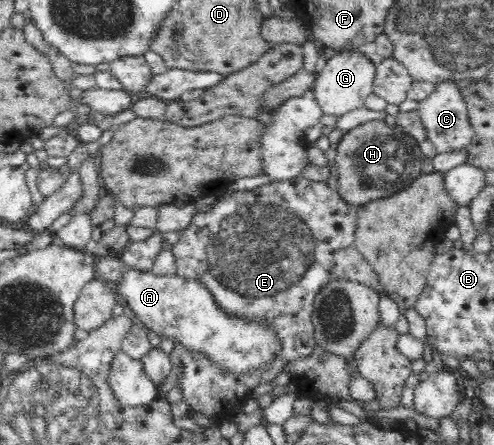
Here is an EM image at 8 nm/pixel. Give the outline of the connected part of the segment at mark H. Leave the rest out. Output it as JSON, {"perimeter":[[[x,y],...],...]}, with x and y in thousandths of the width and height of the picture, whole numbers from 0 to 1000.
{"perimeter":[[[775,267],[745,272],[698,297],[680,337],[680,373],[686,387],[686,413],[680,429],[711,463],[727,465],[747,458],[751,452],[791,443],[820,429],[856,393],[854,371],[860,353],[850,321],[808,283],[787,283]]]}

